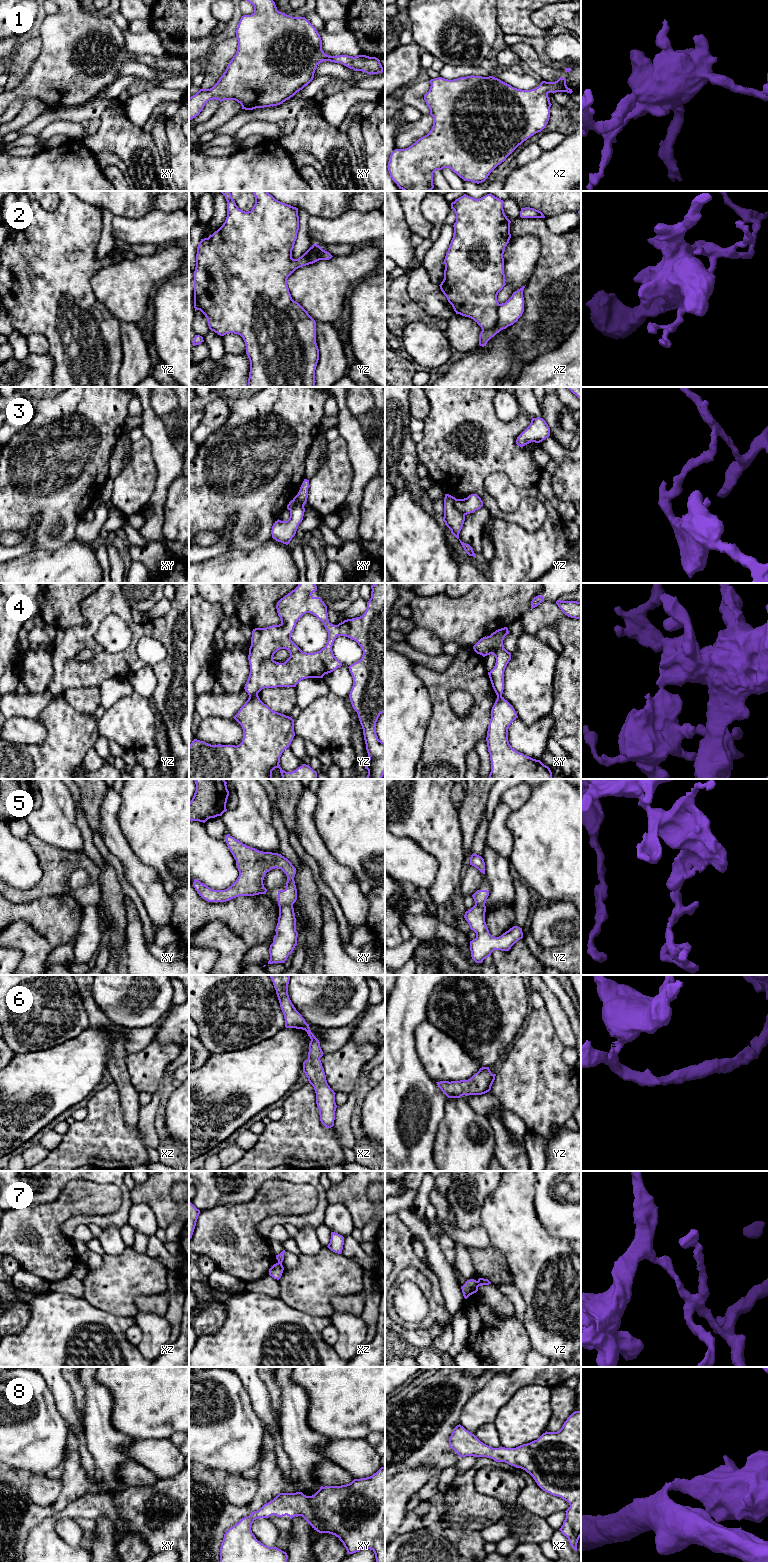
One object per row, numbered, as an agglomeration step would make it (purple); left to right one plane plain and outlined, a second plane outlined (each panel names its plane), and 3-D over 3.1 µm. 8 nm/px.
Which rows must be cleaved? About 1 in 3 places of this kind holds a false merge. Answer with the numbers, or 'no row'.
2, 3, 4, 5, 7

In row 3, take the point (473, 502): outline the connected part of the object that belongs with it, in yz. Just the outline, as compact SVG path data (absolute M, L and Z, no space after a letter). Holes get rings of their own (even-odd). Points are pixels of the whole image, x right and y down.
M471 494L467 498L456 499L454 505L465 516L480 509L483 506L483 501L477 494Z

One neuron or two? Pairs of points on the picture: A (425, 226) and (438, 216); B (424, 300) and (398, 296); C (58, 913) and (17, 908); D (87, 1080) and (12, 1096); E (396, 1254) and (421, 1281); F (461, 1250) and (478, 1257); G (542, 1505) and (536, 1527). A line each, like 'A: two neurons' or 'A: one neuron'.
A: two neurons
B: two neurons
C: one neuron
D: one neuron
E: two neurons
F: two neurons
G: two neurons

